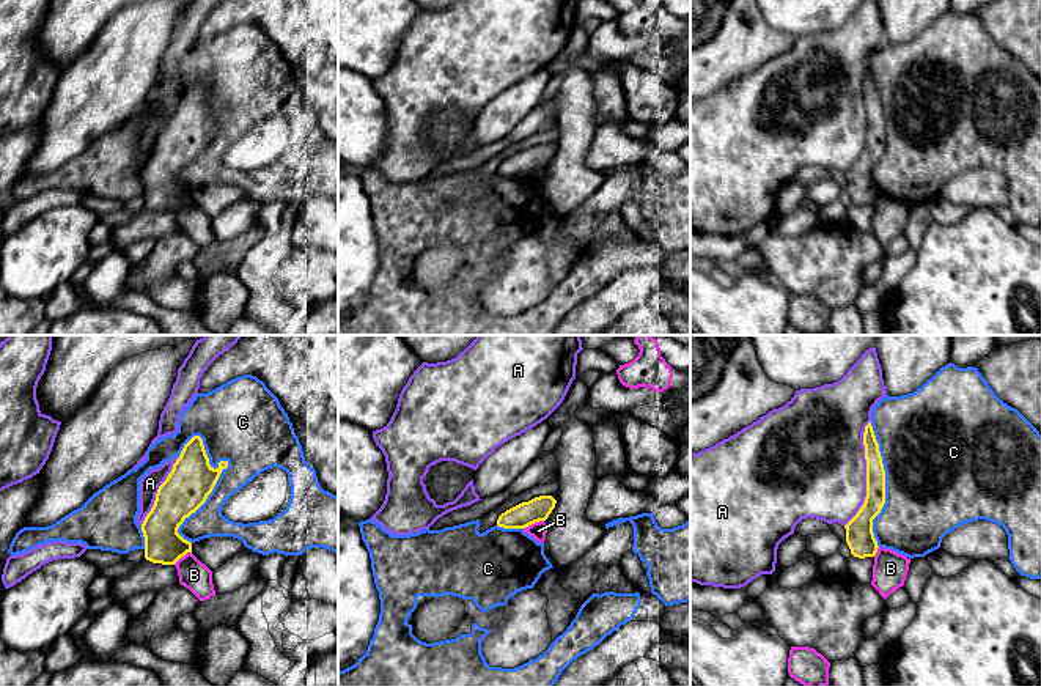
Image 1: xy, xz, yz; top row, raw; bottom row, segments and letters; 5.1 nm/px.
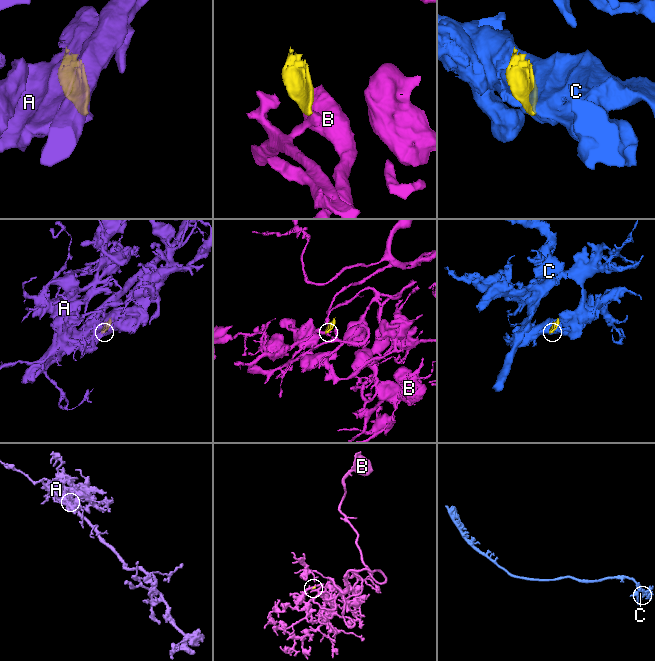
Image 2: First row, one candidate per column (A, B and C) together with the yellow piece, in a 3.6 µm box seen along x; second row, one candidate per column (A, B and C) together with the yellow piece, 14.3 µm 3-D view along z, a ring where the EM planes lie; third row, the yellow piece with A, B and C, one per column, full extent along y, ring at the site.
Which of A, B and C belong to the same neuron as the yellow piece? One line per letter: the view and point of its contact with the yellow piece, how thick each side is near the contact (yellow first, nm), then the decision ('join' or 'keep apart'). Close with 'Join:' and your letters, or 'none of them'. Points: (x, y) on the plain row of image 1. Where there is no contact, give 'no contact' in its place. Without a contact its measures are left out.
A: contact yz (867, 121); calibres 110 and 500 nm; keep apart
B: contact xz (533, 170); calibres 120 and 90 nm; keep apart
C: contact xy (216, 129); calibres 240 and 280 nm; keep apart
Join: none of them

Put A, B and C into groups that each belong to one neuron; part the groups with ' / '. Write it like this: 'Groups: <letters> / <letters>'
Groups: A / B / C

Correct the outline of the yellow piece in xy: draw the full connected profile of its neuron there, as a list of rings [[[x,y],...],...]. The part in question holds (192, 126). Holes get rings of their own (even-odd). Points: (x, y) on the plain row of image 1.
[[[193,83],[184,93],[142,172],[146,208],[175,212],[187,200],[192,200],[192,190],[184,187],[178,176],[206,149],[226,115],[228,109],[220,109],[217,116],[209,112],[200,83]]]

